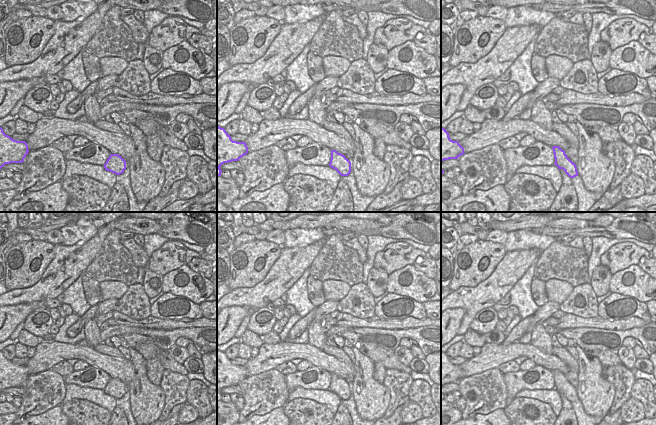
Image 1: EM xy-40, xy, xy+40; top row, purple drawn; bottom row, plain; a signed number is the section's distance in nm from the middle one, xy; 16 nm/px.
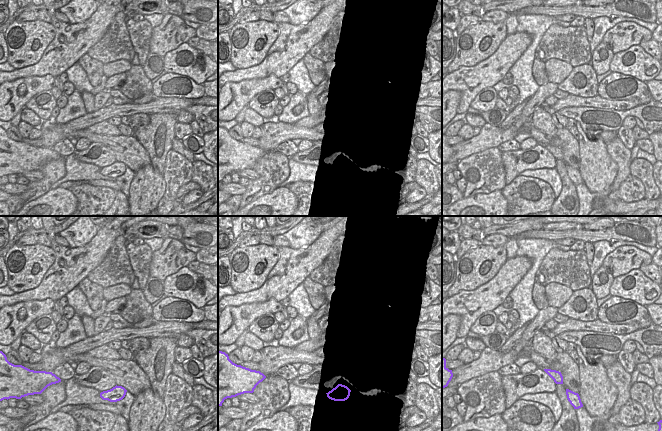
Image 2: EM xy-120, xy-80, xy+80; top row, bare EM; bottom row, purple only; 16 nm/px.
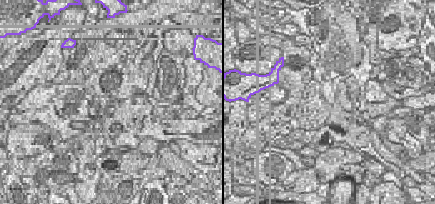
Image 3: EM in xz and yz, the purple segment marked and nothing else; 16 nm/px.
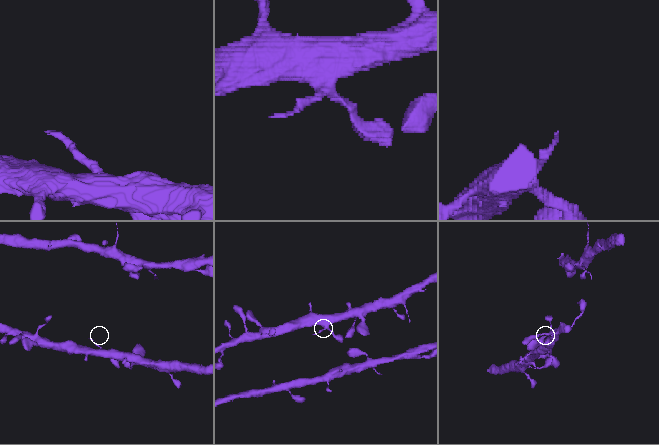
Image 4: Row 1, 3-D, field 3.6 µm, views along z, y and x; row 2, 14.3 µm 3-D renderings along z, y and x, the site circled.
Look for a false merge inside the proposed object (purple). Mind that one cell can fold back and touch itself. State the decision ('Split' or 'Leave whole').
Leave whole.

